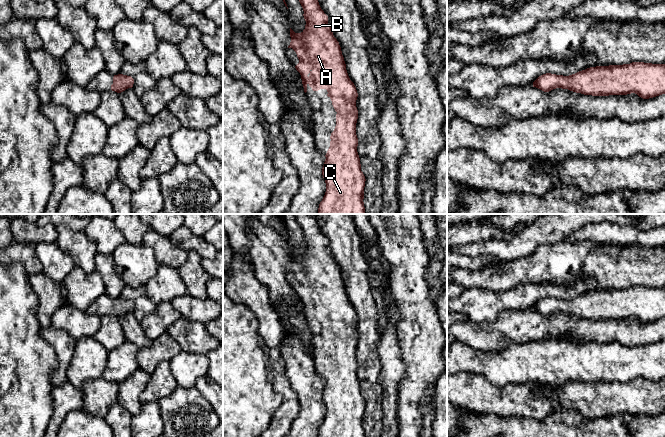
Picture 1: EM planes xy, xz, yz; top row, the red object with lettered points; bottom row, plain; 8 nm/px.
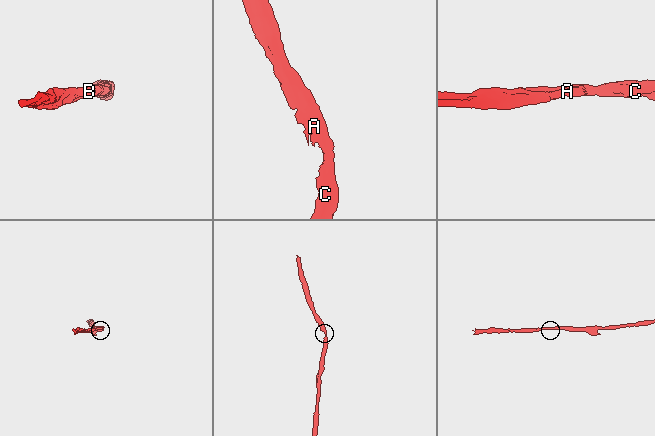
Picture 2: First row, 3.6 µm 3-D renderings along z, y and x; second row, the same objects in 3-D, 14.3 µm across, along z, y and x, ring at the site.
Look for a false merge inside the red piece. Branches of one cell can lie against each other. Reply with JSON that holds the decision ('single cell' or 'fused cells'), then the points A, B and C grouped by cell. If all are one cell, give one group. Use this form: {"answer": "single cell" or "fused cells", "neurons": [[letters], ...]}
{"answer": "fused cells", "neurons": [["A", "B"], ["C"]]}

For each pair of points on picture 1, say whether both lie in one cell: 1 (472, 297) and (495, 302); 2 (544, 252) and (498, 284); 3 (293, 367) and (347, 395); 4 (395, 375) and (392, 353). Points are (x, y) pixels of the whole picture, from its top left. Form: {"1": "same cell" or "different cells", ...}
{"1": "same cell", "2": "same cell", "3": "different cells", "4": "same cell"}

